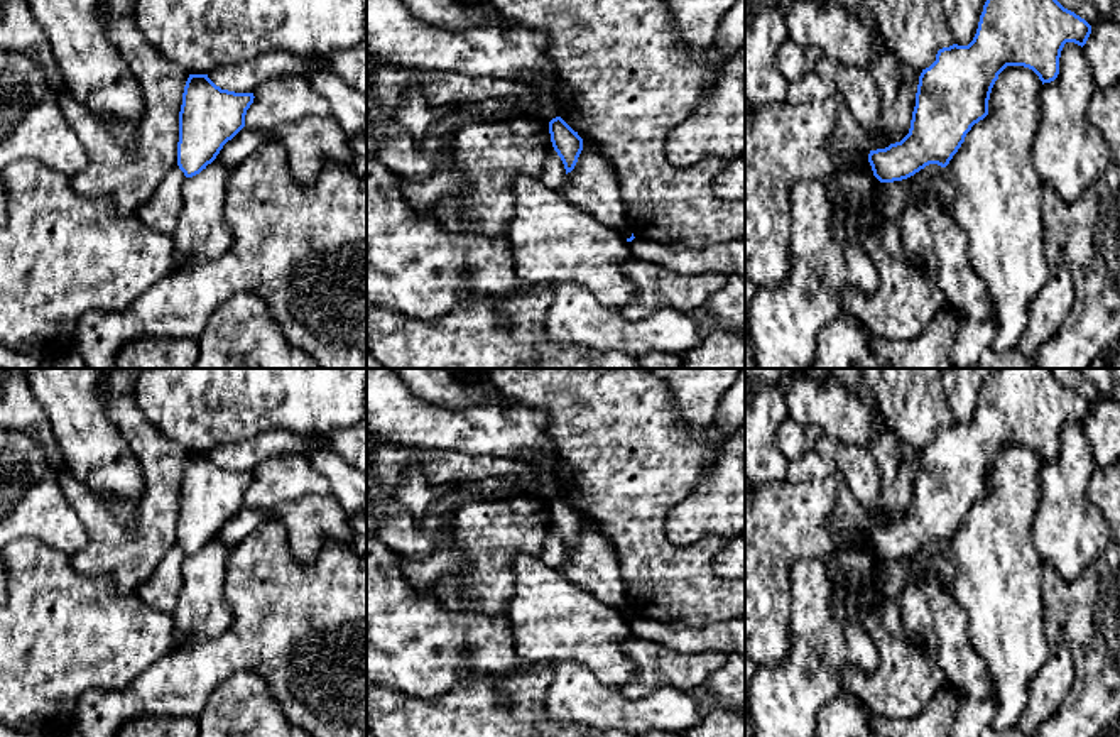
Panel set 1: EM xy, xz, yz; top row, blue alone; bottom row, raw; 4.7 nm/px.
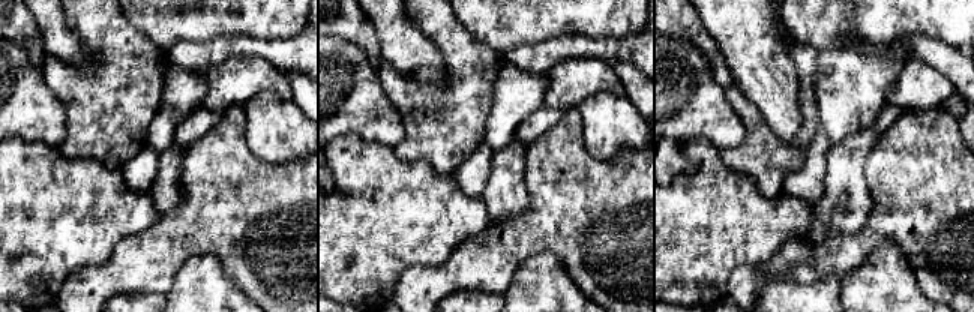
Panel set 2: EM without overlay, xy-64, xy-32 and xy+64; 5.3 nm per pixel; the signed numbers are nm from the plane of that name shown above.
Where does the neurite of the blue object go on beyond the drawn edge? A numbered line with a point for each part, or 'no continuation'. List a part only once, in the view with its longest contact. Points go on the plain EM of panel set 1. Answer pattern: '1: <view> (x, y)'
no continuation

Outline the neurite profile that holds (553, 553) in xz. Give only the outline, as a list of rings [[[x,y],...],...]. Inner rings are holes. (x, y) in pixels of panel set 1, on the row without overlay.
[[[552,526],[547,532],[547,538],[544,541],[544,548],[539,554],[539,558],[546,565],[549,565],[552,568],[559,568],[564,563],[566,556],[568,556],[568,553],[566,553],[564,543]]]

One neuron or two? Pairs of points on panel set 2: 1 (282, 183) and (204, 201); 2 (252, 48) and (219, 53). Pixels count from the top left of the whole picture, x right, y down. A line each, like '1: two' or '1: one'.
1: one
2: one

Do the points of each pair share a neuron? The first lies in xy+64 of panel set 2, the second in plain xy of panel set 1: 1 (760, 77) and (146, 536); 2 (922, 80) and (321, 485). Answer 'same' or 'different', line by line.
1: different
2: same

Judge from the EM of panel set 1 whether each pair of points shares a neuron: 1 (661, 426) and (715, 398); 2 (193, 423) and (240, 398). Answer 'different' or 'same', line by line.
1: different
2: same

